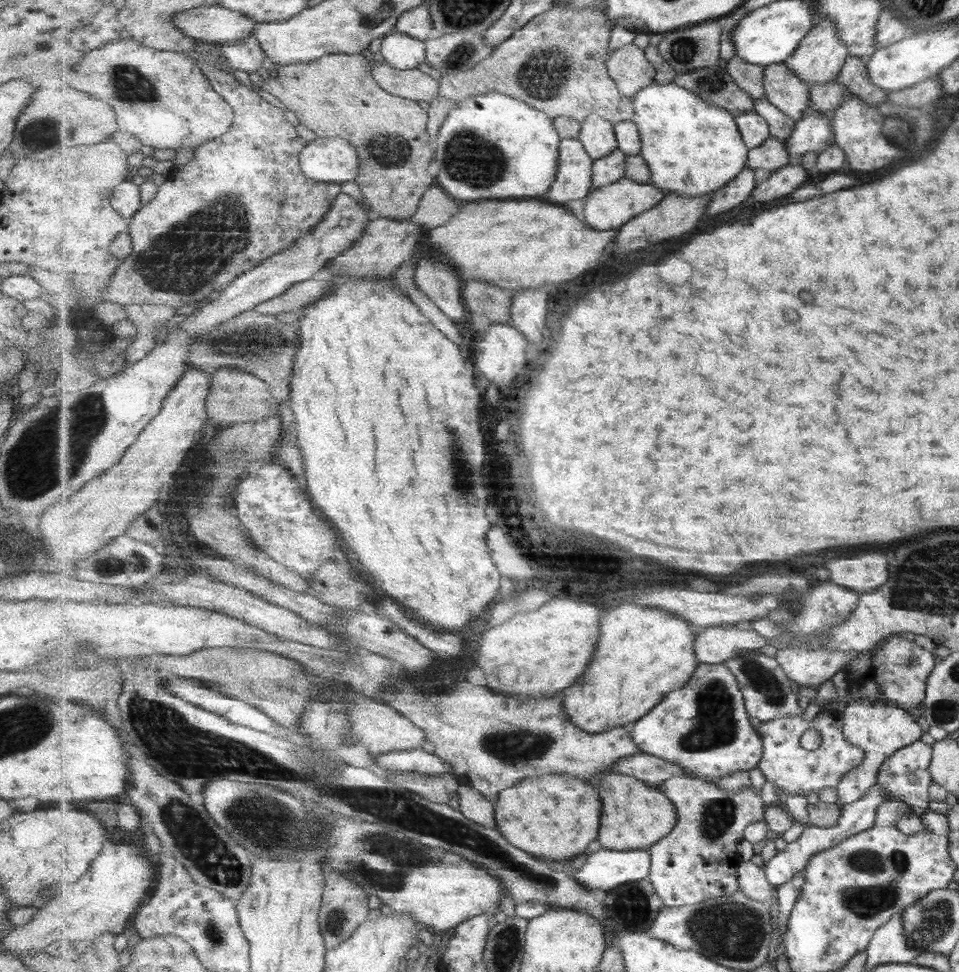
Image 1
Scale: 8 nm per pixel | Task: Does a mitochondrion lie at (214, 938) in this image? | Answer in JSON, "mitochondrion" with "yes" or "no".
{"mitochondrion":"yes"}

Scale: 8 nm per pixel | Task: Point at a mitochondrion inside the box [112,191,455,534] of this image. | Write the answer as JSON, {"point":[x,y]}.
{"point":[254,342]}

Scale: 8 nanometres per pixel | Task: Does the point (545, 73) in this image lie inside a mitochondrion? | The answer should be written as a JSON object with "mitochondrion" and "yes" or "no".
{"mitochondrion":"yes"}

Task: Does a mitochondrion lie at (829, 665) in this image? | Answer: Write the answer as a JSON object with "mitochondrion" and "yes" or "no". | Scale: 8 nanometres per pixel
{"mitochondrion":"no"}

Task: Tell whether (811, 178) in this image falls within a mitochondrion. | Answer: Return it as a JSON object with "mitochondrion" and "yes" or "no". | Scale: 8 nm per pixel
{"mitochondrion":"no"}

